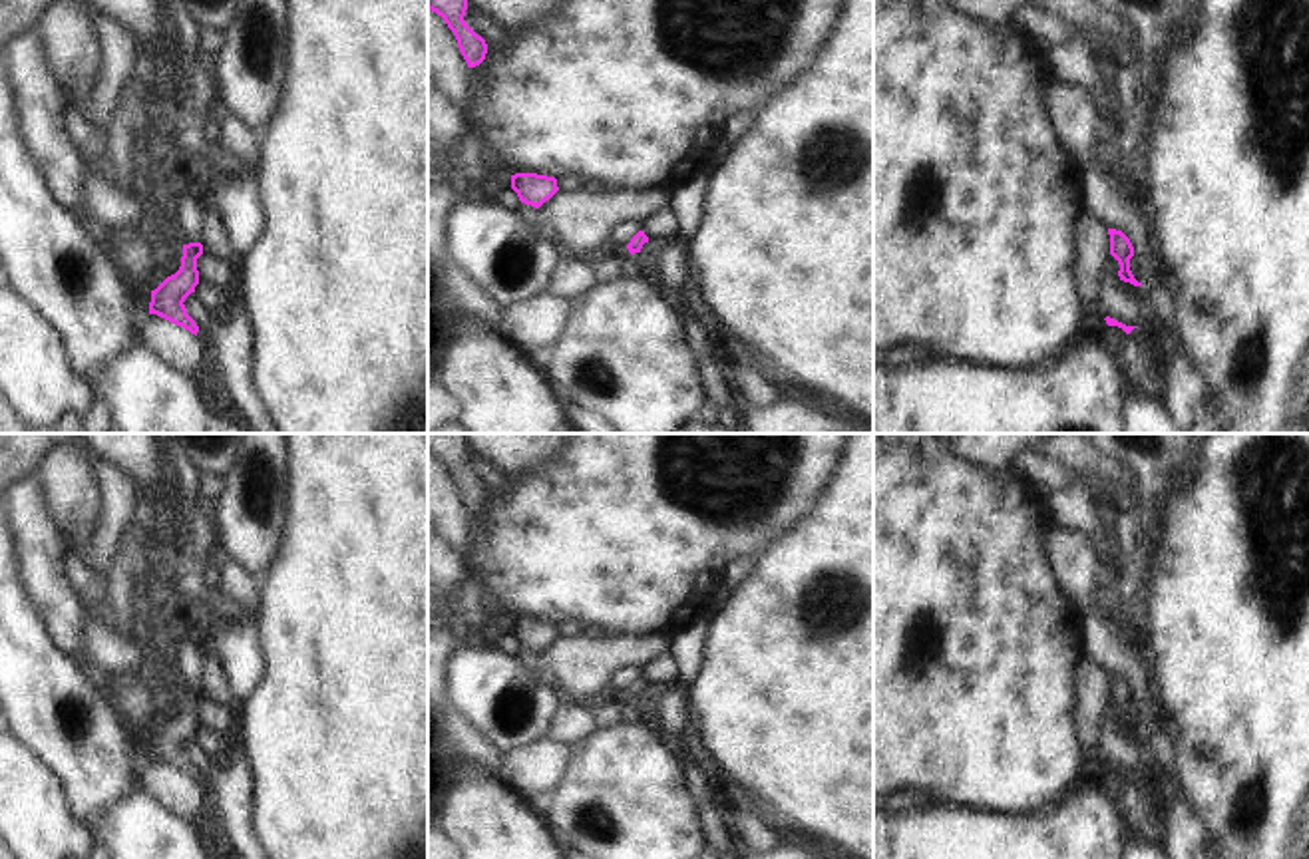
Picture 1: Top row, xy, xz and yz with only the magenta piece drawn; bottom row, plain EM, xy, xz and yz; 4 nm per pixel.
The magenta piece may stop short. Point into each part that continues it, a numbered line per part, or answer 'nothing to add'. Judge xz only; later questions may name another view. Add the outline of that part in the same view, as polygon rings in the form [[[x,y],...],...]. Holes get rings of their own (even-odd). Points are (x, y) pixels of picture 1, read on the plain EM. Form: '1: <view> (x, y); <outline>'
nothing to add

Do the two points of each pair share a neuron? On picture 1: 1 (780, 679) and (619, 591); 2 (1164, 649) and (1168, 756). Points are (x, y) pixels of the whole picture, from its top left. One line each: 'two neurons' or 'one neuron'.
1: two neurons
2: two neurons

